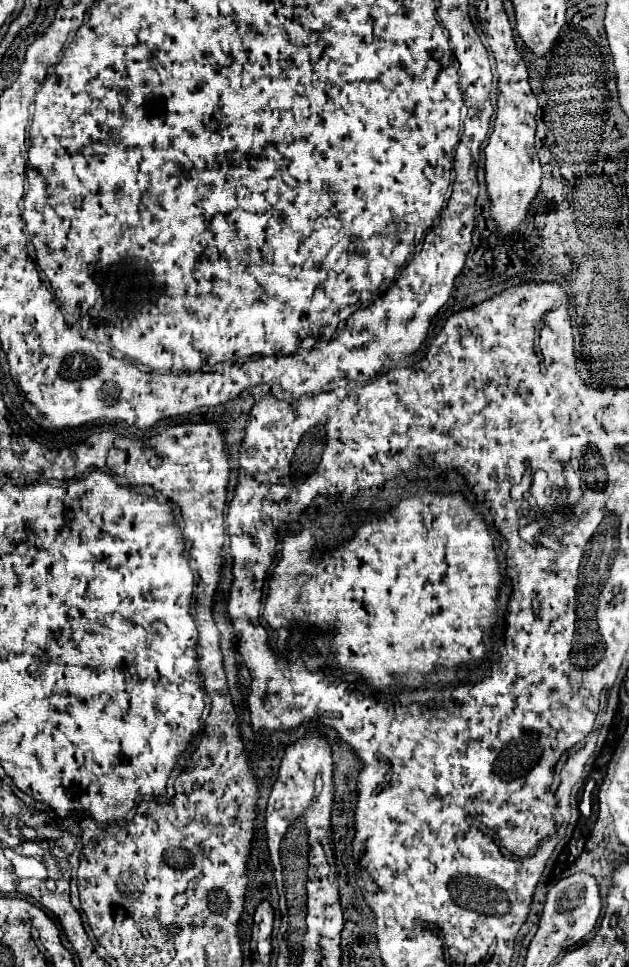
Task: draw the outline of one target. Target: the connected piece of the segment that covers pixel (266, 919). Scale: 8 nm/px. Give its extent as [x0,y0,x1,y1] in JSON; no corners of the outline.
[253,901,273,927]

